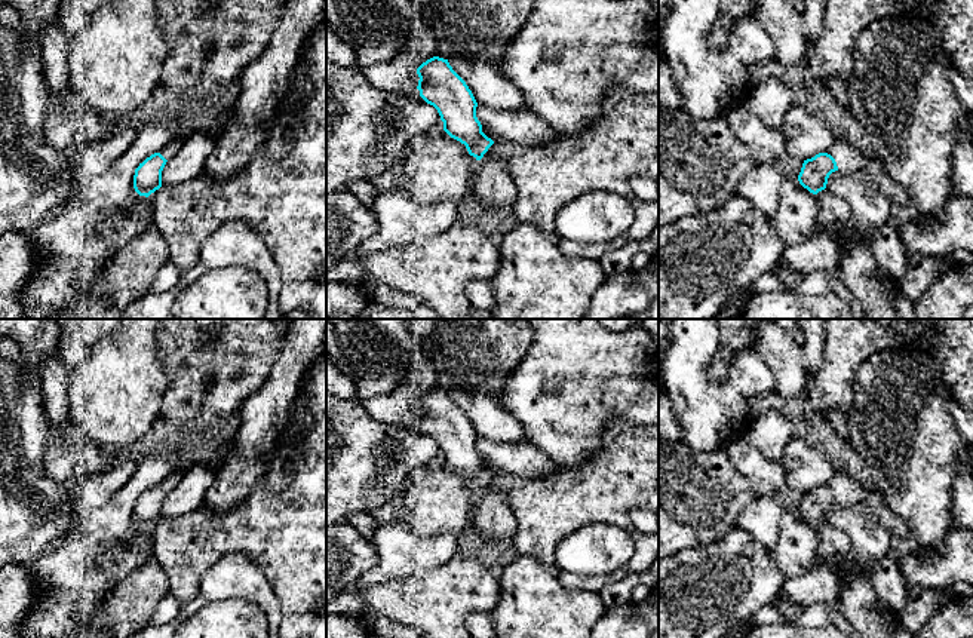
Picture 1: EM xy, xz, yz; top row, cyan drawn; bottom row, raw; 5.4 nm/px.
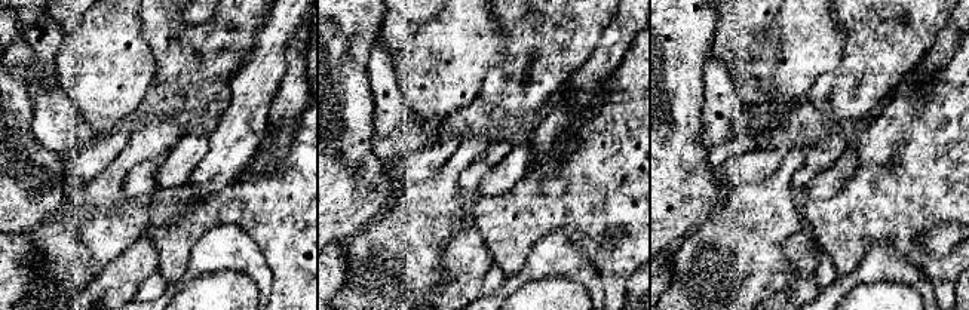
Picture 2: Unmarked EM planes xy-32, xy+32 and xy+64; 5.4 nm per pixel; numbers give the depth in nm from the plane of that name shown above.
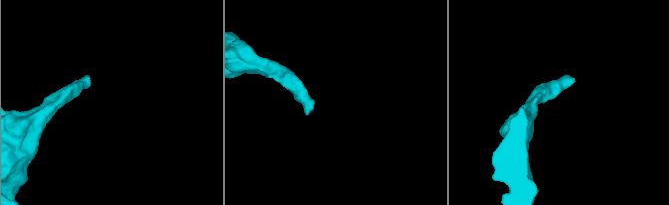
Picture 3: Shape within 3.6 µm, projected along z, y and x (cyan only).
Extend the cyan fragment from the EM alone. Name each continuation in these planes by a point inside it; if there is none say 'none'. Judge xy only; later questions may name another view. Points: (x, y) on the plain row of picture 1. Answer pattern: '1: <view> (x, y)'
1: xy (172, 481)

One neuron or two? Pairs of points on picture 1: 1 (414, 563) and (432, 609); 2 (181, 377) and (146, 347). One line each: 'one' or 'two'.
1: two
2: two

